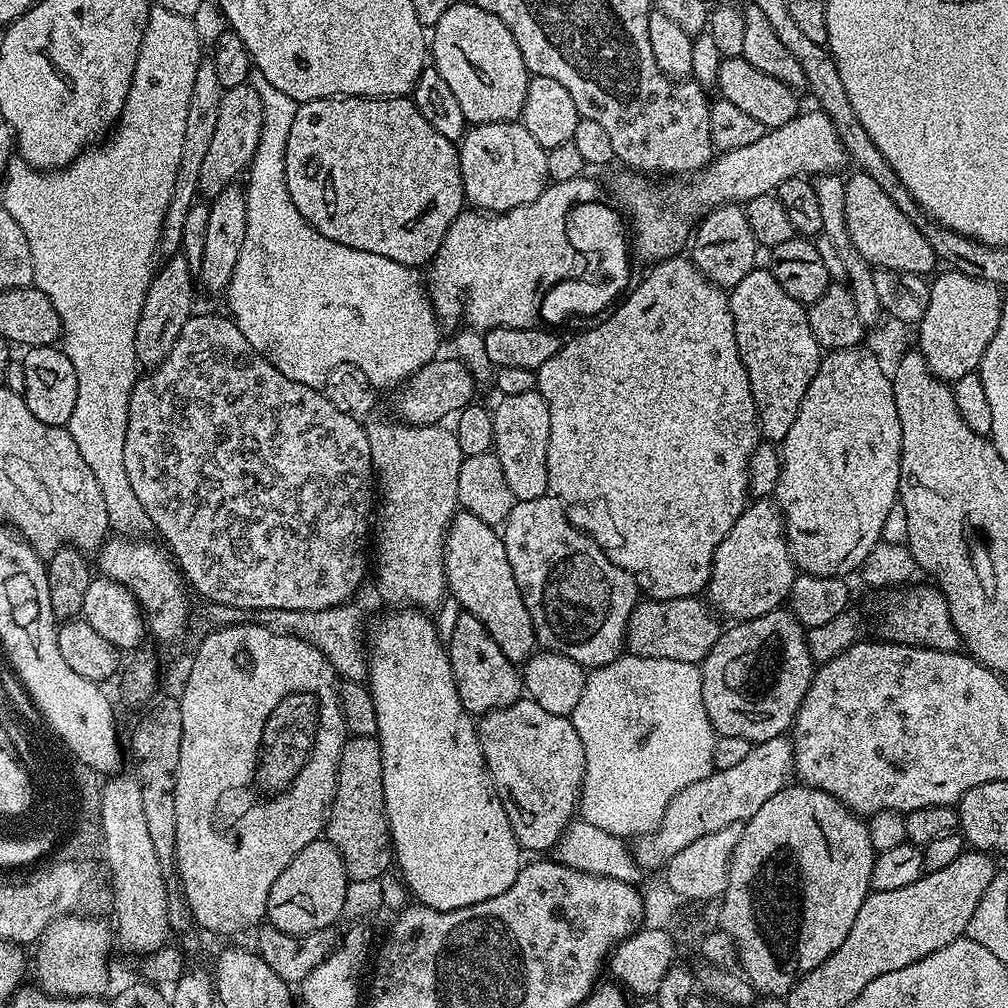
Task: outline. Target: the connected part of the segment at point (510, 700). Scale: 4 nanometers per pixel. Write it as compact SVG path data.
M461 611L446 647L454 682L458 686L458 698L462 698L462 706L473 717L479 718L485 712L505 708L521 699L522 676L517 665L511 664L506 654L498 650L498 642L490 638L490 630L486 630L478 618Z

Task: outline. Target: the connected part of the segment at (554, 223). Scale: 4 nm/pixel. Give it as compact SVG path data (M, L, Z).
M583 175L570 178L570 182L549 183L534 202L499 214L479 210L461 212L450 230L446 230L442 246L426 268L428 298L437 317L445 325L456 324L465 304L468 307L467 323L477 330L533 327L539 321L536 319L540 316L540 308L545 307L540 292L550 290L552 280L556 280L556 276L564 276L564 272L568 272L568 264L572 264L572 248L568 248L568 240L564 240L564 212L568 212L568 204L572 204L572 200L594 202L601 199L599 186L588 179Z

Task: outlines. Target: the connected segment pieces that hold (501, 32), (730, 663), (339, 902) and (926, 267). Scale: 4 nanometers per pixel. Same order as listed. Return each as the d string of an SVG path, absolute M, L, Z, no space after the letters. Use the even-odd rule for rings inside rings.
M453 2L430 32L430 60L450 86L469 125L520 120L530 73L514 34L494 14Z
M777 610L728 627L721 631L718 642L714 642L710 654L699 665L702 702L706 702L706 714L712 729L717 737L746 738L753 745L785 735L796 723L796 715L802 706L802 698L806 698L806 690L810 690L814 671L804 625L791 611Z
M326 838L310 842L310 846L302 849L298 858L294 858L294 862L278 874L278 882L270 886L267 923L291 936L333 927L337 923L335 920L345 915L344 903L349 883L342 854L338 854L335 846Z
M859 170L853 173L852 177L849 175L844 181L847 230L862 258L866 258L866 262L876 268L893 268L919 276L937 267L934 250L930 242L926 242L922 230L918 230L918 226L914 226L914 222L910 222L910 218L906 218L898 206L894 206L886 190L882 190L882 186L878 186L870 174Z

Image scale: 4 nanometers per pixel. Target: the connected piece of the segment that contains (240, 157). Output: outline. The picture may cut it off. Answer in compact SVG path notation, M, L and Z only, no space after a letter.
M251 83L234 86L223 93L218 106L218 118L215 123L214 135L206 158L203 159L202 170L198 173L199 195L211 198L222 194L226 186L237 183L236 175L249 167L262 135L263 106L258 93Z

